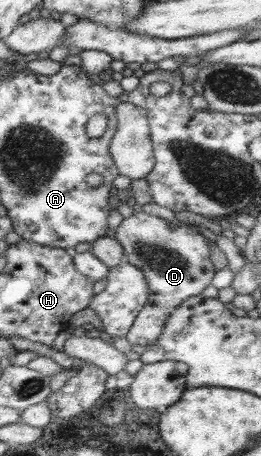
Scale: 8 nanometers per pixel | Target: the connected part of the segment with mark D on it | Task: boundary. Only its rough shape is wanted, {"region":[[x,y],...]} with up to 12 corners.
{"region":[[133,212],[114,229],[147,301],[125,339],[157,340],[165,319],[216,272],[184,223]]}

